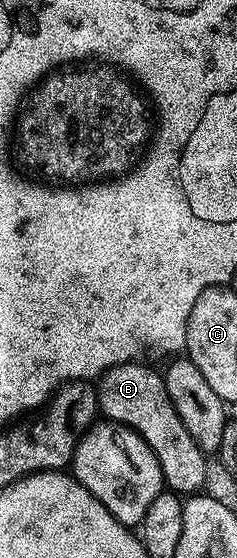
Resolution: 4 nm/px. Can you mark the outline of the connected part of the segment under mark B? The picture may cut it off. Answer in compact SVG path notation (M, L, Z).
M136 363L116 364L99 377L95 385L99 411L107 419L134 429L154 450L162 466L165 485L171 491L177 494L199 493L208 474L208 464L204 461L207 460L206 454L190 438L186 426L182 426L182 418L178 418L170 402L163 375L144 364Z

